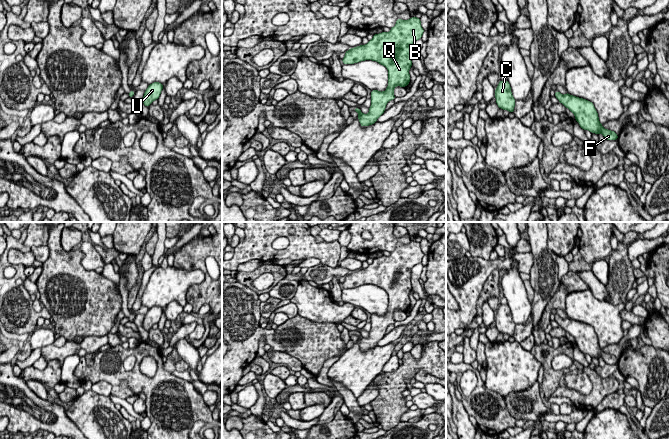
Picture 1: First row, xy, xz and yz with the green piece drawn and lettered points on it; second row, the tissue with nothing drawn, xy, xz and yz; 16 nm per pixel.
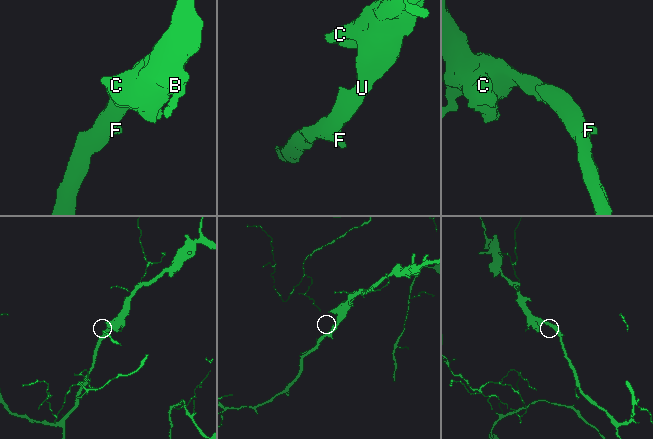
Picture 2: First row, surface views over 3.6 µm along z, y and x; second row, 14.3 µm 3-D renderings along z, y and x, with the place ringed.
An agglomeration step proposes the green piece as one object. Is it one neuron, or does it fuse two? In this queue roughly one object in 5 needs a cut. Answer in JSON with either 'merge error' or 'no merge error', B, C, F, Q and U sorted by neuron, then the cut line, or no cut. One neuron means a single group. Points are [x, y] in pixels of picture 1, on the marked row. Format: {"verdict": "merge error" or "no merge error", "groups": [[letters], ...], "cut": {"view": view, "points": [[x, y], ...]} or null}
{"verdict": "no merge error", "groups": [["B", "C", "F", "Q", "U"]], "cut": null}

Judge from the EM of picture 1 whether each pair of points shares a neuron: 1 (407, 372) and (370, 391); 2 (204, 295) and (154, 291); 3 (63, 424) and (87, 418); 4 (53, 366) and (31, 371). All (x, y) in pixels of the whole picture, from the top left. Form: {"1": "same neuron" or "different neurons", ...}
{"1": "different neurons", "2": "different neurons", "3": "different neurons", "4": "same neuron"}

